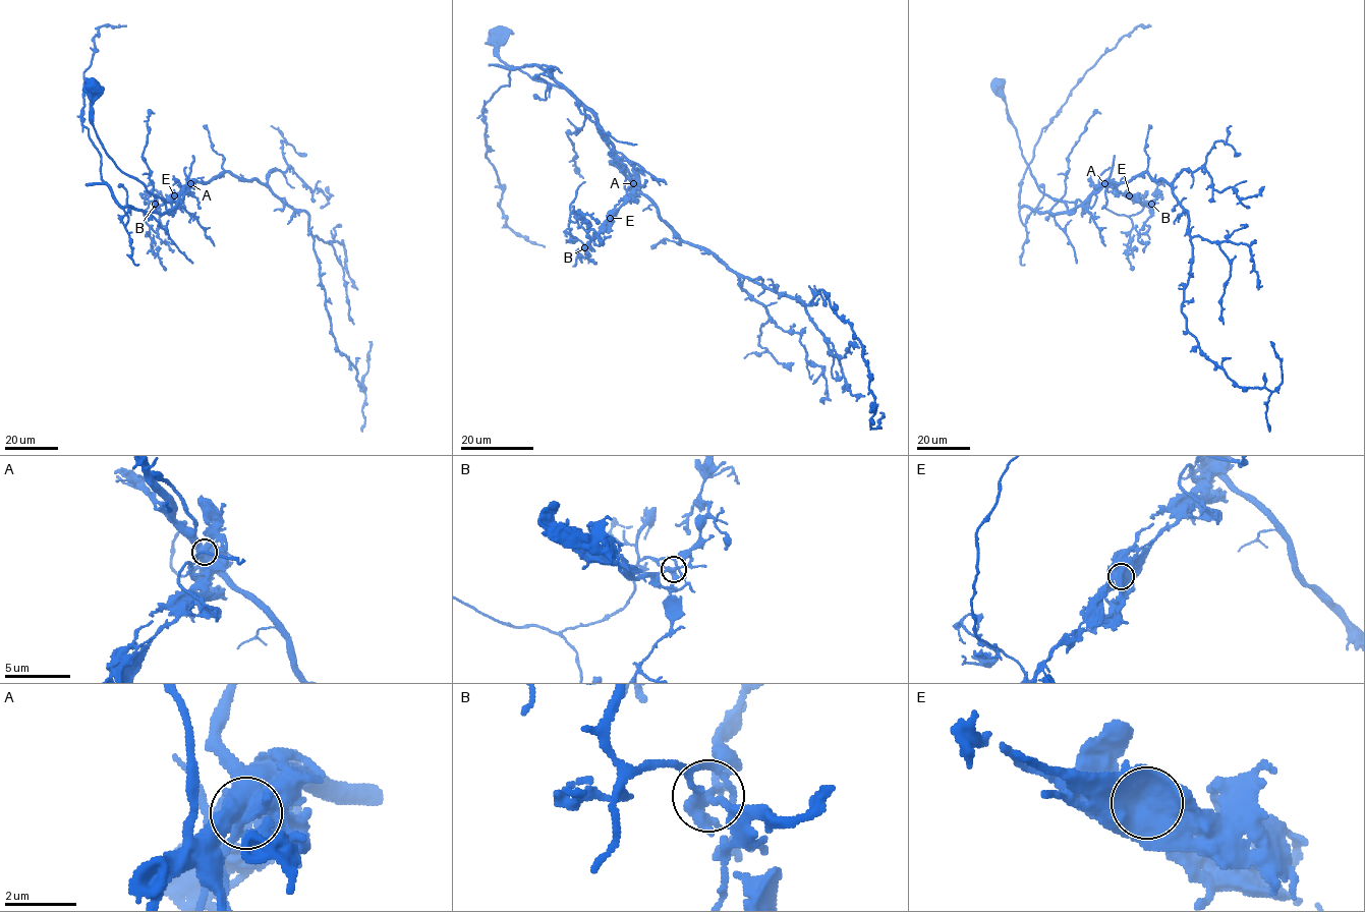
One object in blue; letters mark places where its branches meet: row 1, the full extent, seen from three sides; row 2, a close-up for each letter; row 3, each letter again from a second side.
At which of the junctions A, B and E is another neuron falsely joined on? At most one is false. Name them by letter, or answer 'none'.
A

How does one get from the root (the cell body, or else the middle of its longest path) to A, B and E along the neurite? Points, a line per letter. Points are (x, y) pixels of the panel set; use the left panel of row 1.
A: (94, 87), (92, 124), (106, 155), (122, 172), (136, 177), (150, 192), (166, 202), (176, 202), (190, 183)
B: (94, 87), (92, 124), (118, 168), (166, 202), (176, 202), (189, 182), (182, 192), (155, 204)
E: (94, 87), (92, 124), (106, 155), (122, 172), (166, 202), (176, 202), (189, 182), (174, 195)

